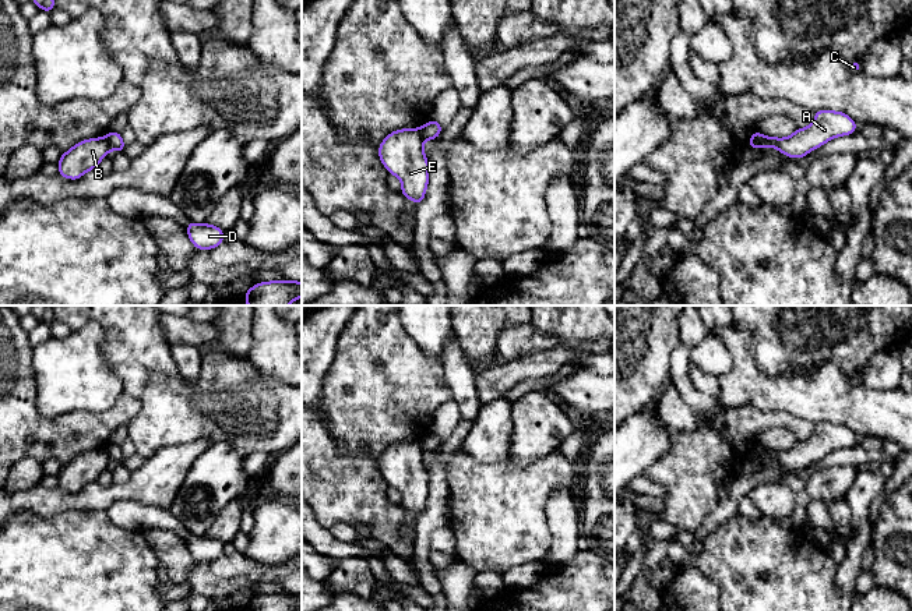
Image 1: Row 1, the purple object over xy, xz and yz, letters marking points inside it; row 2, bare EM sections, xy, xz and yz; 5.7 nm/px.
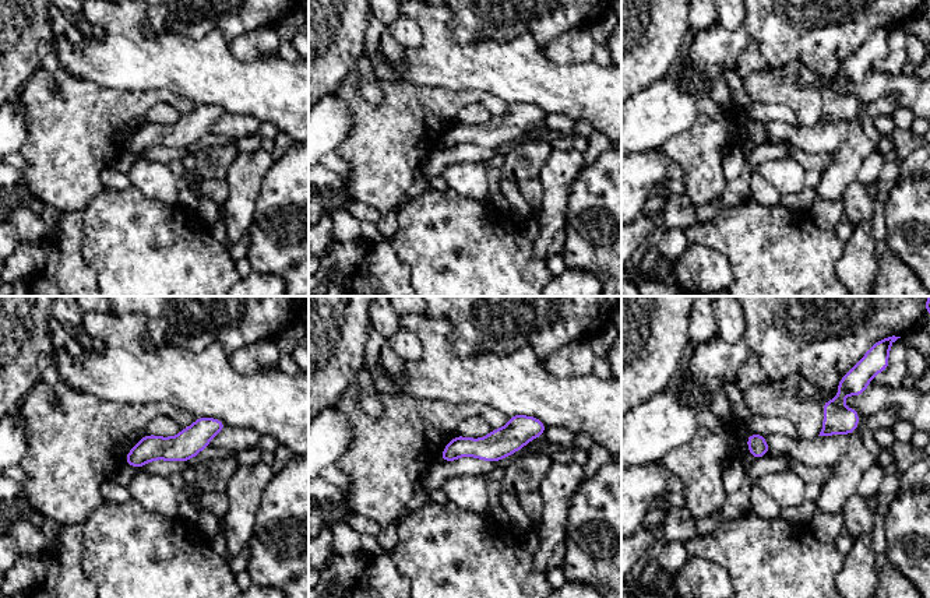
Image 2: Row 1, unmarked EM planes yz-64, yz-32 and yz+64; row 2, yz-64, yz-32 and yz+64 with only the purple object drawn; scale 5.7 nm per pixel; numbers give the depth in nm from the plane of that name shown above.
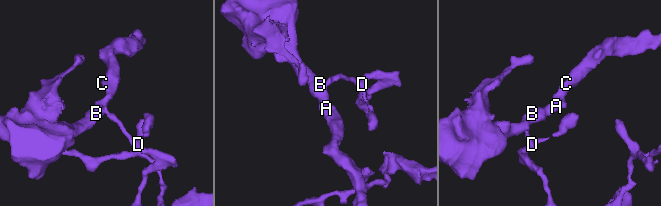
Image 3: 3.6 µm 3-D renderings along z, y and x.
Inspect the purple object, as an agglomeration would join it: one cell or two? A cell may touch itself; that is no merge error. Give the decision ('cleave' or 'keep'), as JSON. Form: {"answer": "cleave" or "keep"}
{"answer": "cleave"}

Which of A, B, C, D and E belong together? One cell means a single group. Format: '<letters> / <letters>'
A B C E / D

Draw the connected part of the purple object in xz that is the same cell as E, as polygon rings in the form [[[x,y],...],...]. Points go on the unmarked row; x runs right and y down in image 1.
[[[420,441],[392,444],[378,458],[378,469],[388,485],[401,492],[404,511],[419,518],[429,495],[429,473]]]

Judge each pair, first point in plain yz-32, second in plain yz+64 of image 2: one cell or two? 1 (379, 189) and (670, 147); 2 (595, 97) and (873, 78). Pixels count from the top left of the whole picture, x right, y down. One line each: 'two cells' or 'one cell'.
1: one cell
2: one cell

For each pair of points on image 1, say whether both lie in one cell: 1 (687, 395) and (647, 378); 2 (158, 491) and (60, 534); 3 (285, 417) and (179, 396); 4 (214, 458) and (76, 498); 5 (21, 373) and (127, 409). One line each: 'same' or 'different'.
1: different
2: different
3: same
4: different
5: same

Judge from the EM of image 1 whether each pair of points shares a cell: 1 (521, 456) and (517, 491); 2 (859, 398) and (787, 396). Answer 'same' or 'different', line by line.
1: different
2: same

